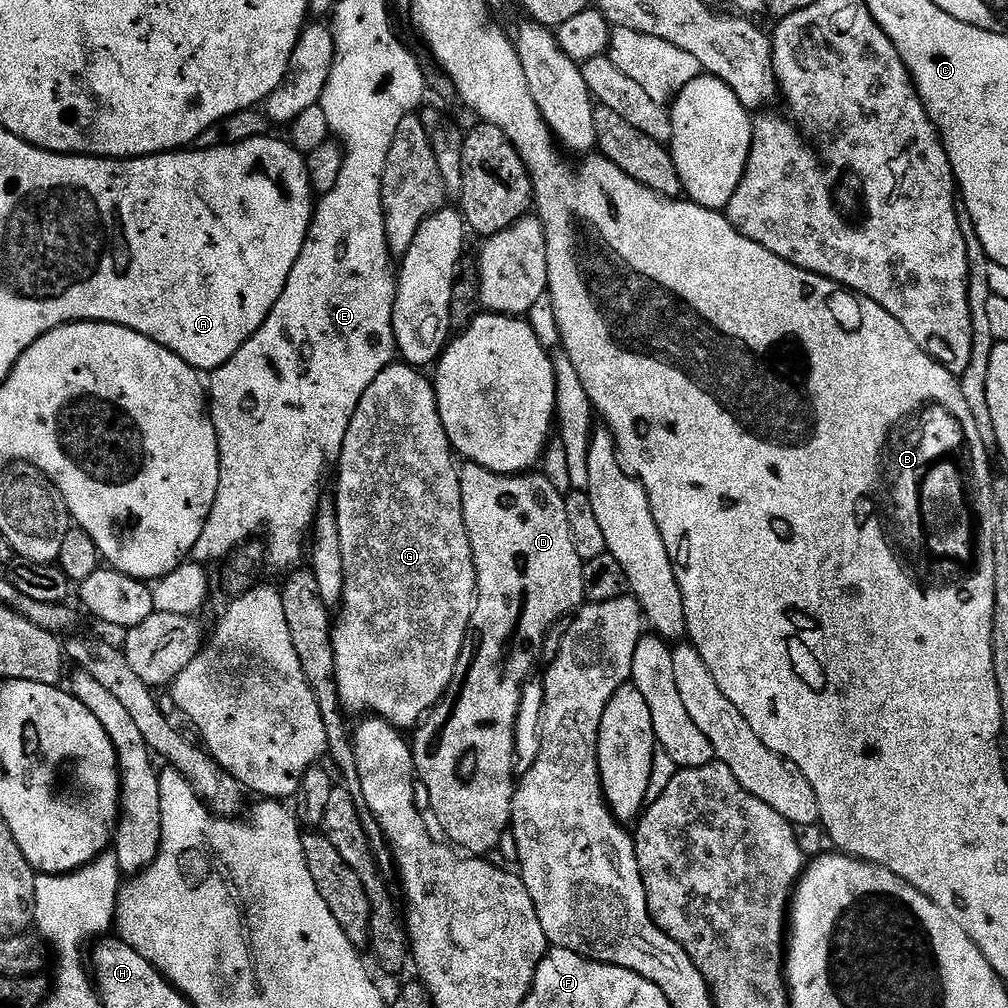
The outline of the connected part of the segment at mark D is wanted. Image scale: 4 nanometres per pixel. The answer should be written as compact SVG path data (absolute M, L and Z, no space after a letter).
M465 463L463 467L460 468L460 485L462 486L462 510L464 511L464 521L466 522L466 530L470 534L470 550L474 554L474 566L476 567L476 609L472 611L472 627L470 629L470 638L464 643L464 649L460 655L460 664L456 667L456 673L452 679L451 686L448 687L448 692L440 700L440 703L424 717L422 723L415 729L414 735L416 735L416 740L411 741L412 746L412 756L416 759L416 774L419 783L428 791L428 800L432 803L432 808L436 811L436 816L438 819L444 823L444 832L449 841L457 849L463 850L465 848L465 853L468 854L488 854L488 851L499 849L500 839L502 838L504 832L509 831L510 825L512 823L512 799L516 793L516 784L514 783L514 776L512 780L512 767L516 764L516 719L520 716L520 703L524 700L524 683L528 680L528 675L532 672L532 667L536 664L536 659L544 652L544 639L548 636L548 631L552 628L552 623L555 620L560 620L563 616L571 617L573 613L577 611L585 603L584 599L584 566L585 561L578 558L578 550L574 550L574 538L570 538L570 522L566 522L566 506L564 505L564 496L562 492L559 492L550 481L544 476L532 476L536 474L517 474L515 476L500 476L496 472L491 472L486 470L482 466L477 464Z

